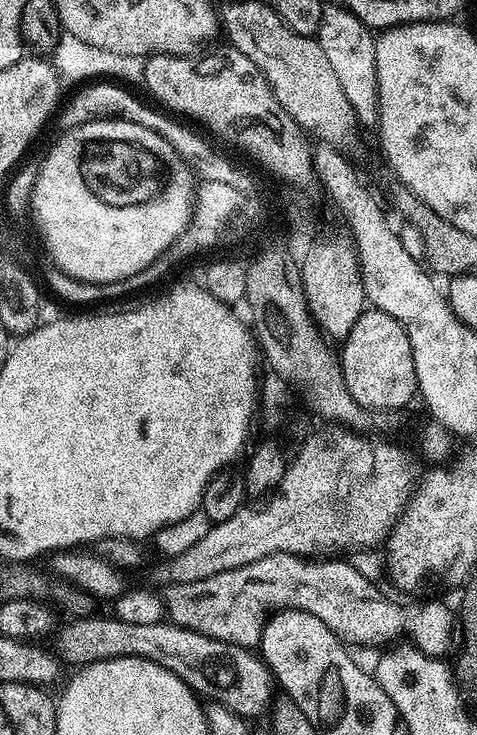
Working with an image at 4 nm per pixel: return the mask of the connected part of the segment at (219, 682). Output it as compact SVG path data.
M93 614L67 622L69 624L57 634L54 647L55 655L65 665L83 666L103 660L149 660L182 678L197 697L209 696L209 701L226 706L245 718L260 716L263 712L265 715L273 699L274 680L268 665L255 651L247 648L215 640L171 622L138 626L134 622L117 620L112 614Z

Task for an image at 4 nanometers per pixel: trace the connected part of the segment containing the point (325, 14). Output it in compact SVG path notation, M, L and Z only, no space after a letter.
M328 2L322 10L320 29L316 32L315 39L320 41L322 51L326 53L326 58L334 69L350 106L354 106L354 114L359 118L361 125L375 125L378 118L378 90L374 66L376 36L373 29L367 28L343 3Z

